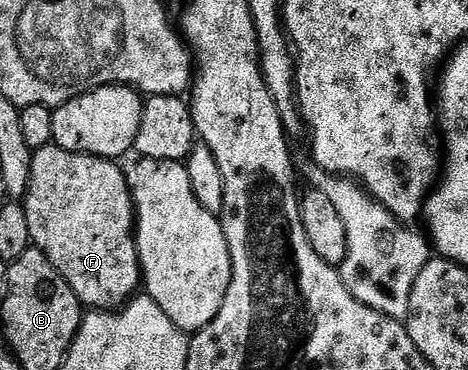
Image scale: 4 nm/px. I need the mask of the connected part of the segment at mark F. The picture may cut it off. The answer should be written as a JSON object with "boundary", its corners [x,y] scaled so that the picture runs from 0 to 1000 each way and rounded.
{"boundary":[[[115,389],[73,408],[66,422],[66,495],[53,554],[73,673],[88,678],[122,735],[156,778],[179,830],[252,838],[291,803],[301,773],[297,673],[288,668],[288,549],[271,505],[271,473],[252,435],[160,416]]]}

